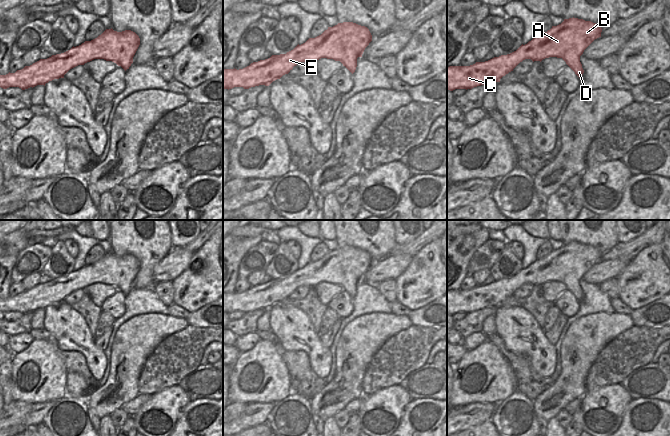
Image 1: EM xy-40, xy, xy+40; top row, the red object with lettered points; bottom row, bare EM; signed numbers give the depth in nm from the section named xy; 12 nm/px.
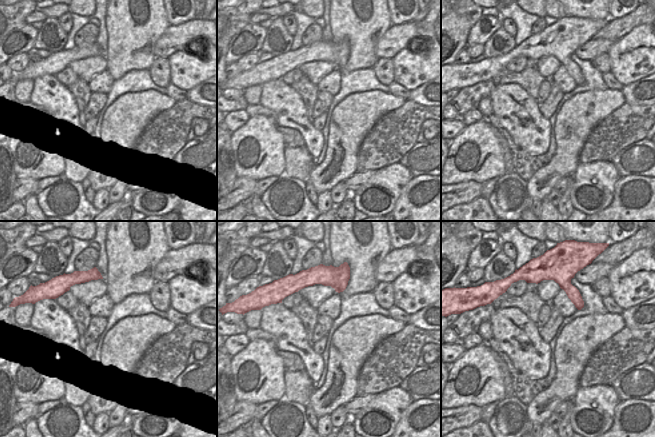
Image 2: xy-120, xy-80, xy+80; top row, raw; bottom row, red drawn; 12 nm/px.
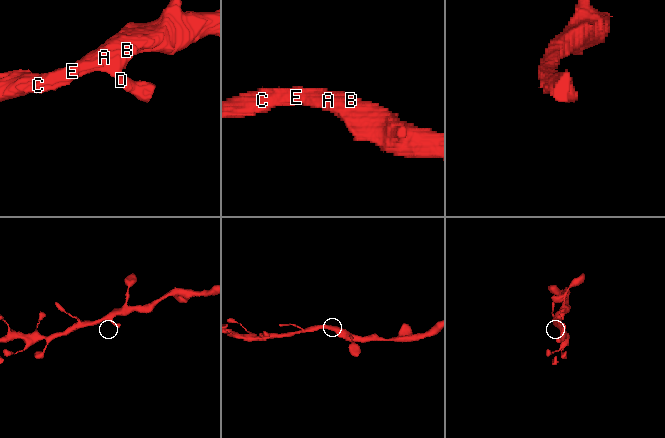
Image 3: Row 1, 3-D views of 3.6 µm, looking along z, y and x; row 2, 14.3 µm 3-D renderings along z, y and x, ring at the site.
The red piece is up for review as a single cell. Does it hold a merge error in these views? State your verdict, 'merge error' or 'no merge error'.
no merge error

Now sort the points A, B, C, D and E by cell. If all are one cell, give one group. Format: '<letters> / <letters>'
A B C D E

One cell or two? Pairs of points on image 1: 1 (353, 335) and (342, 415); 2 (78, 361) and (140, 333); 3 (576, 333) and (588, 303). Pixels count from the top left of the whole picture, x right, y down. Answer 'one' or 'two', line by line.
1: two
2: two
3: two

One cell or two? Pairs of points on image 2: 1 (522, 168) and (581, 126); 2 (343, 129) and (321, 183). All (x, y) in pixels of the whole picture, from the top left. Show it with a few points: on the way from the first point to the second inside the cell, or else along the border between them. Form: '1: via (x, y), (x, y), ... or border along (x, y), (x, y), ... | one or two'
1: border along (552, 155), (551, 159), (532, 176) | two
2: via (336, 142), (332, 149), (331, 159), (322, 170) | one

